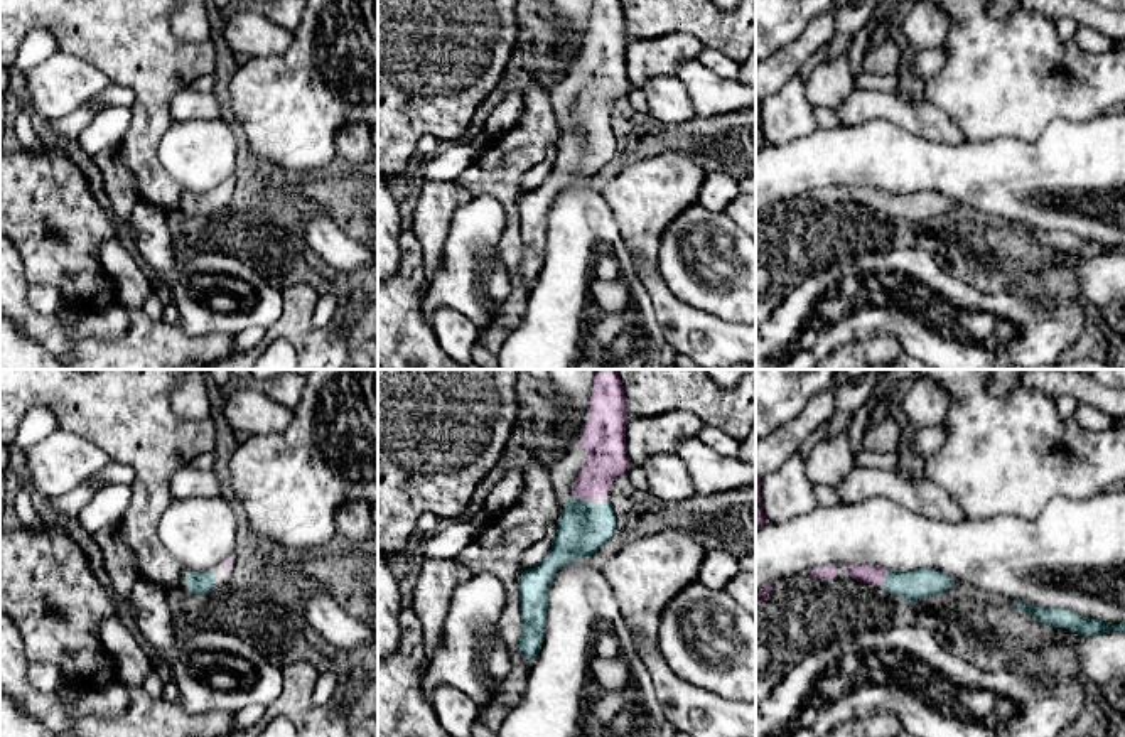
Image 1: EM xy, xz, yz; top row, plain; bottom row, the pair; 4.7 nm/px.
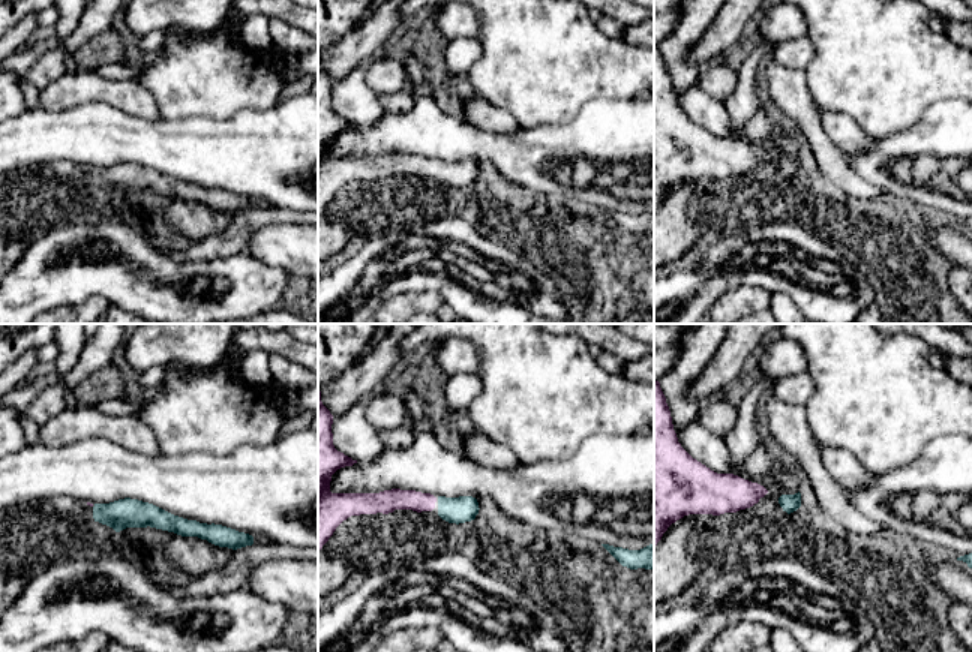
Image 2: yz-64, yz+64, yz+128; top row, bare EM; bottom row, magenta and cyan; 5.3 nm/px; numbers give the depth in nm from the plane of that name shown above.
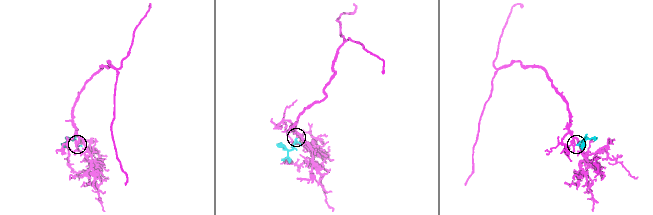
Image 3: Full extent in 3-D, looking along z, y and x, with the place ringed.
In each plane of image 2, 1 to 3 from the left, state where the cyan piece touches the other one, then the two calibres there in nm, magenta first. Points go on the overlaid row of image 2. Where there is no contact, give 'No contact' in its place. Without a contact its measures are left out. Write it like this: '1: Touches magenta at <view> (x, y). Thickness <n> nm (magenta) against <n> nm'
1: No contact
2: No contact
3: No contact

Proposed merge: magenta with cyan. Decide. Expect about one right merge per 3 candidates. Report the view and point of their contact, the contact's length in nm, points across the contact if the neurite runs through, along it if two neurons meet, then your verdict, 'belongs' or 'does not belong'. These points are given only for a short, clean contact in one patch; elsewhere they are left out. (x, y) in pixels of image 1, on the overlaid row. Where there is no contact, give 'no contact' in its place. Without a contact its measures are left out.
yz (886, 575) | 60 nm | across yz (866, 574), (886, 575), (894, 582), (916, 584) | belongs

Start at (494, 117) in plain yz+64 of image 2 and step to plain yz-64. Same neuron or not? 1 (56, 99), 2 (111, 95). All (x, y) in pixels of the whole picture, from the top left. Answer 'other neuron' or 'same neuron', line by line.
1: same neuron
2: same neuron

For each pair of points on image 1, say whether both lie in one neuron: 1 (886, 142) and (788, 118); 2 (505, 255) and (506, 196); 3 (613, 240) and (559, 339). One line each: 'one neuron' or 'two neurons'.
1: two neurons
2: one neuron
3: one neuron

